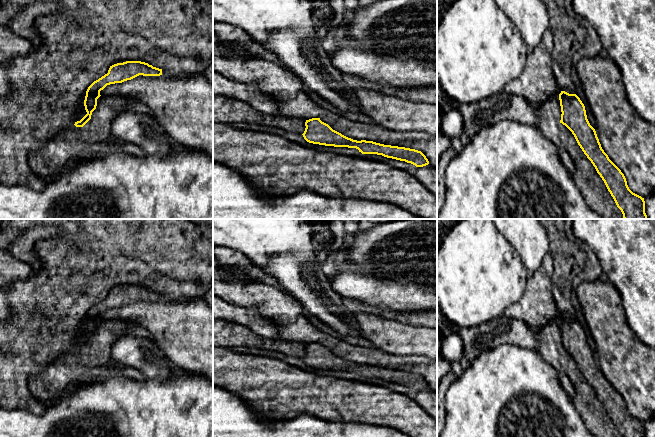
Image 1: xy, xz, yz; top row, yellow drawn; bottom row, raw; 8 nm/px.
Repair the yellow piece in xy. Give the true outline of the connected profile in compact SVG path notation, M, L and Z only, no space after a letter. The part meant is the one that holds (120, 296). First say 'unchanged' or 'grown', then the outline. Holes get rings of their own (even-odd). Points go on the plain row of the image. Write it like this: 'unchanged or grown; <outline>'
unchanged; M126 285L110 290L107 298L94 305L88 311L84 324L87 338L80 345L75 346L74 349L76 351L83 351L91 343L92 336L97 330L97 323L101 320L100 315L107 309L122 307L139 299L160 300L162 299L162 293L141 285Z

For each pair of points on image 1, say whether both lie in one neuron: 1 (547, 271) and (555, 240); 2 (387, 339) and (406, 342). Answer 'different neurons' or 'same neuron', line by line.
1: different neurons
2: same neuron

